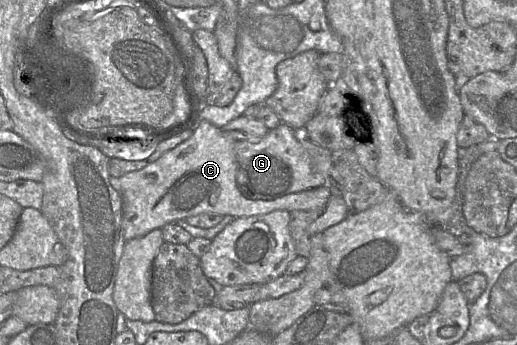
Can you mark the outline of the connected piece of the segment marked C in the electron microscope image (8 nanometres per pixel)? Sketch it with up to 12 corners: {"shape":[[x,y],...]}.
{"shape":[[208,121],[121,176],[125,241],[204,212],[325,209],[329,185],[274,200],[236,184],[235,141]]}

